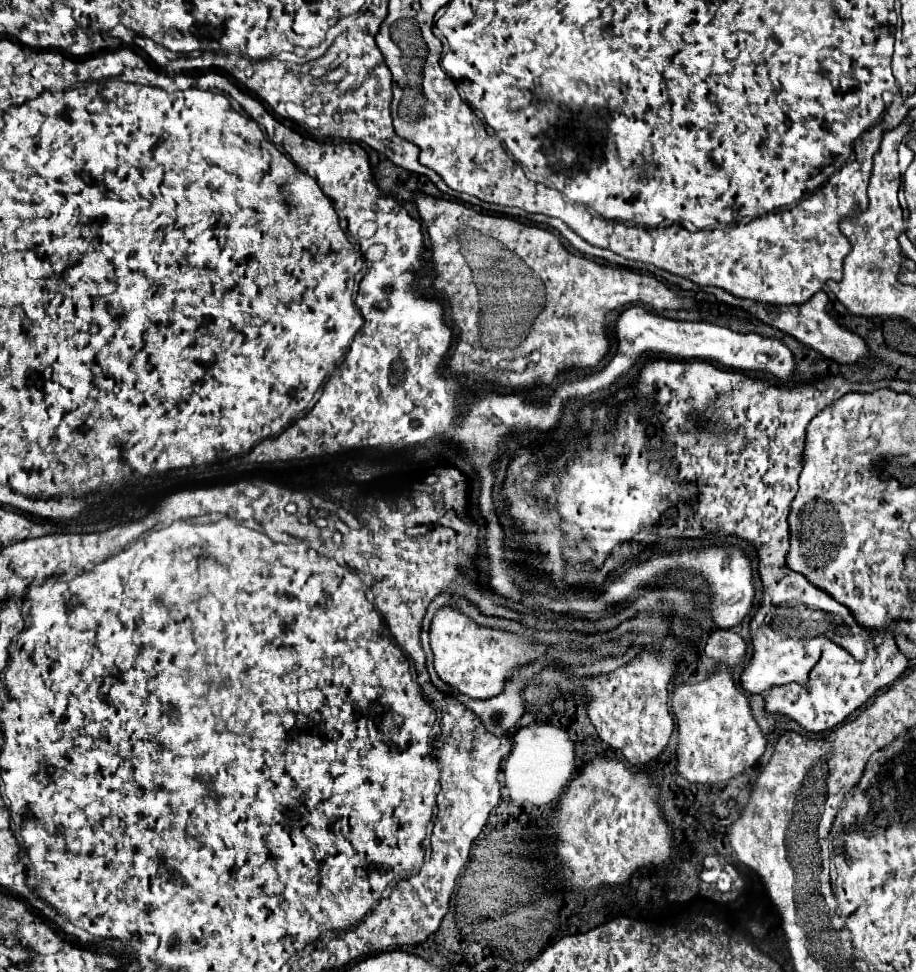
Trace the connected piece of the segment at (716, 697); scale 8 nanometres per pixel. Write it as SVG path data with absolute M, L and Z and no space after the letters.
M728 667L694 685L678 685L672 695L678 723L678 773L692 783L720 783L740 775L756 763L766 749L766 739L756 725L750 703L738 691Z

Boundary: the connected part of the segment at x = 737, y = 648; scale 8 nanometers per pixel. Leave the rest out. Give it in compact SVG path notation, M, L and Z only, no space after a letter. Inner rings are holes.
M718 629L706 641L706 655L730 665L740 663L744 657L744 651L746 651L744 639L732 631Z

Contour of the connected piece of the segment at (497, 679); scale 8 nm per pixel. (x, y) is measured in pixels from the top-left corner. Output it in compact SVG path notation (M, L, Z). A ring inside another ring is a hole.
M444 607L436 613L430 629L430 643L434 651L434 667L440 679L474 699L498 695L504 689L506 675L514 667L526 665L546 653L546 647L520 639L514 633L480 627L452 607Z

